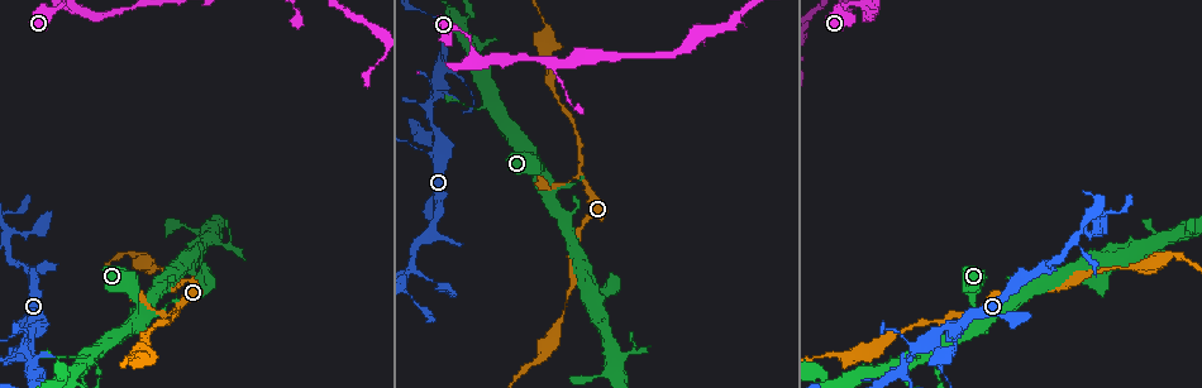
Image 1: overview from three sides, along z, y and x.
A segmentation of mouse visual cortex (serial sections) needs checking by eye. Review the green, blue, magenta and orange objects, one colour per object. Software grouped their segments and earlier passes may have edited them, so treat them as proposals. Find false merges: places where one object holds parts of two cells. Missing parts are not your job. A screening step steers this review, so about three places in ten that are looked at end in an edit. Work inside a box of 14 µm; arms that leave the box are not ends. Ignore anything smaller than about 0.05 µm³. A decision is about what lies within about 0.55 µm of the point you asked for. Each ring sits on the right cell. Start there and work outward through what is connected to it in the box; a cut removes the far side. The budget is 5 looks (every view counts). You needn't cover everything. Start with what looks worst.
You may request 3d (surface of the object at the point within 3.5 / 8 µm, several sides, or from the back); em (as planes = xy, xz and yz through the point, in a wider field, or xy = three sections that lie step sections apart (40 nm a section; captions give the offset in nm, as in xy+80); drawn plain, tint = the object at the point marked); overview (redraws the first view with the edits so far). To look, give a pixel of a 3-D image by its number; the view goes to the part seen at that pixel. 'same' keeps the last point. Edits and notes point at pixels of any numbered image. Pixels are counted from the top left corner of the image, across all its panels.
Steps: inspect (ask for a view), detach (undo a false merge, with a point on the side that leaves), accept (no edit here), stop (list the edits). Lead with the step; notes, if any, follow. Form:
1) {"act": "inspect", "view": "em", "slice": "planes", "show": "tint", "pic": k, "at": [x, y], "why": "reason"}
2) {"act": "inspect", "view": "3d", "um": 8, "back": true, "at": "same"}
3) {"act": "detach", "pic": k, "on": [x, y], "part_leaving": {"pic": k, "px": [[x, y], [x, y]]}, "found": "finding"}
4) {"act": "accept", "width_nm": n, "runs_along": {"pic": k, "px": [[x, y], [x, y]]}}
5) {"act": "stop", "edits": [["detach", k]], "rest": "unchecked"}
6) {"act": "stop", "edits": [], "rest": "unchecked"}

{"act": "inspect", "view": "em", "slice": "xy", "step": 1, "show": "tint", "pic": 1, "at": [851, 8]}

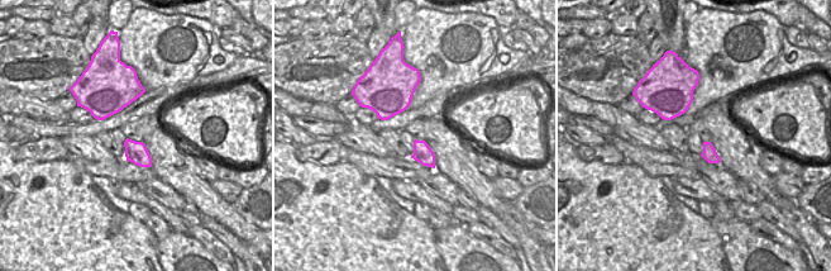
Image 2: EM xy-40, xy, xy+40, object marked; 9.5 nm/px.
{"act": "inspect", "view": "3d", "um": 3.5, "back": true, "at": "same"}

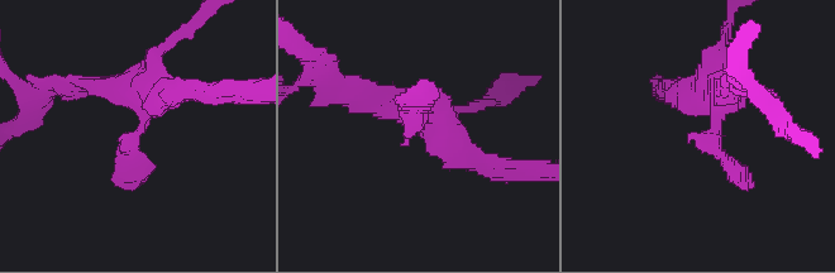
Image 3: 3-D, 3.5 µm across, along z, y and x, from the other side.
{"act": "accept", "runs_along": {"pic": 3, "px": [[674, 90], [707, 94], [711, 144], [753, 186]]}, "found": "all the same cell"}

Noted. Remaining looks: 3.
{"act": "inspect", "view": "3d", "um": 3.5, "pic": 1, "at": [413, 270], "why": "thin neck"}

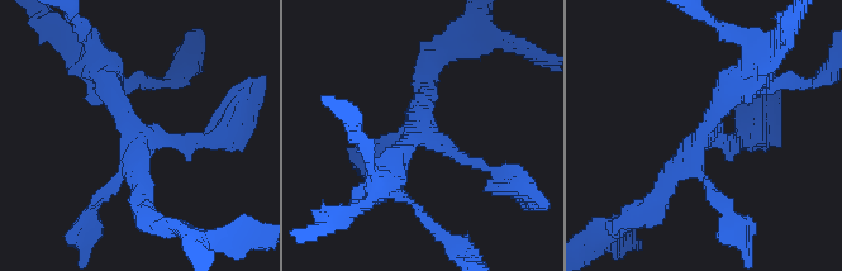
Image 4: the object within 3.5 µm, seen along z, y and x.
{"act": "inspect", "view": "em", "slice": "xy", "step": 3, "show": "tint", "pic": 4, "at": [136, 142], "arms": 4, "arm_widths_nm": [150, 150, 250, 300], "why": "need the tissue"}

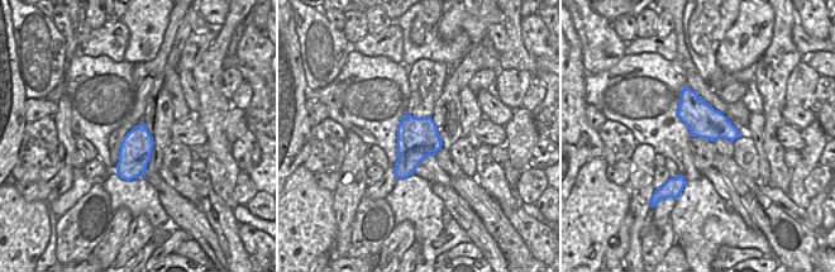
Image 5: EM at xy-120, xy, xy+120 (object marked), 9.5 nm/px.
{"act": "accept", "runs_along": {"pic": 4, "px": [[648, 210], [709, 120], [748, 81]]}, "found": "continuous, no second cell"}

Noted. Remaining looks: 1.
{"act": "stop", "edits": [], "rest": "unchecked"}

